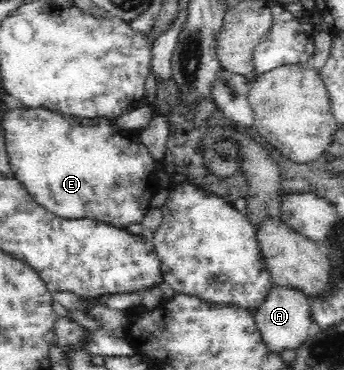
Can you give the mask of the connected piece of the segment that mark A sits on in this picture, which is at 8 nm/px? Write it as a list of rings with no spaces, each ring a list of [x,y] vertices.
[[[292,285],[272,286],[266,300],[253,313],[257,331],[261,333],[262,340],[268,345],[270,351],[282,354],[284,350],[296,350],[306,342],[310,324],[313,321],[311,303],[310,296]]]

